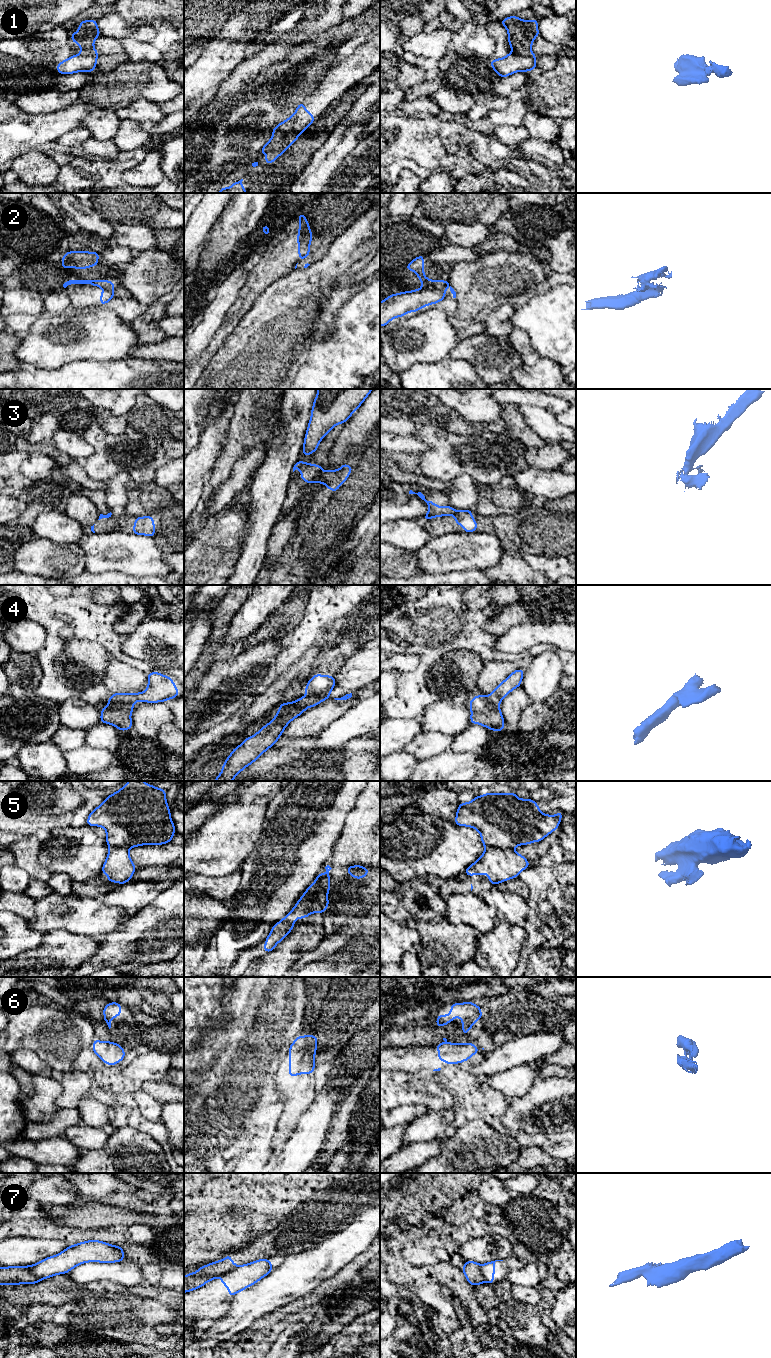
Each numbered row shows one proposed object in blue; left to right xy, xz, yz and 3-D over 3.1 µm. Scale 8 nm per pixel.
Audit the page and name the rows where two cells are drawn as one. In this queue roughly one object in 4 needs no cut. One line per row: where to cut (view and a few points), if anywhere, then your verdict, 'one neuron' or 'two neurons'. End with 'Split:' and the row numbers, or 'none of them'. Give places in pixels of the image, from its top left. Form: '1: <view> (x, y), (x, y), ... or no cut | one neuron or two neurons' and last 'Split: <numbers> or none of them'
1: xz (295, 139), (270, 154) | two neurons
2: yz (421, 289), (438, 289), (445, 296) | two neurons
3: yz (456, 511), (453, 514) | two neurons
4: xy (109, 701), (132, 703) | two neurons
5: xz (312, 884), (319, 889), (320, 903), (323, 911) | two neurons
6: xz (315, 1038), (316, 1042) | two neurons
7: xz (236, 1266), (219, 1276) | two neurons
Split: 1, 2, 3, 4, 5, 6, 7

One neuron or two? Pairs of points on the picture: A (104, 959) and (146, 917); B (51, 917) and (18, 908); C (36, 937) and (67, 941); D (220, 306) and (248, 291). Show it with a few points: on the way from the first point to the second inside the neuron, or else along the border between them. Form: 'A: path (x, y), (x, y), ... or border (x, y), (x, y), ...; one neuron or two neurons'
A: path (114, 949), (136, 927); one neuron
B: border (34, 901), (34, 917), (30, 921); two neurons
C: border (44, 934), (40, 943), (35, 948), (23, 952); two neurons
D: border (248, 276), (239, 292), (238, 298), (224, 316); two neurons

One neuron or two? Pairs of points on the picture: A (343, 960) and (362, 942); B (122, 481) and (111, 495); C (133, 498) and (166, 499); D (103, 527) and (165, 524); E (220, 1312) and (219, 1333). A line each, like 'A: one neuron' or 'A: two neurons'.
A: one neuron
B: one neuron
C: one neuron
D: one neuron
E: two neurons

